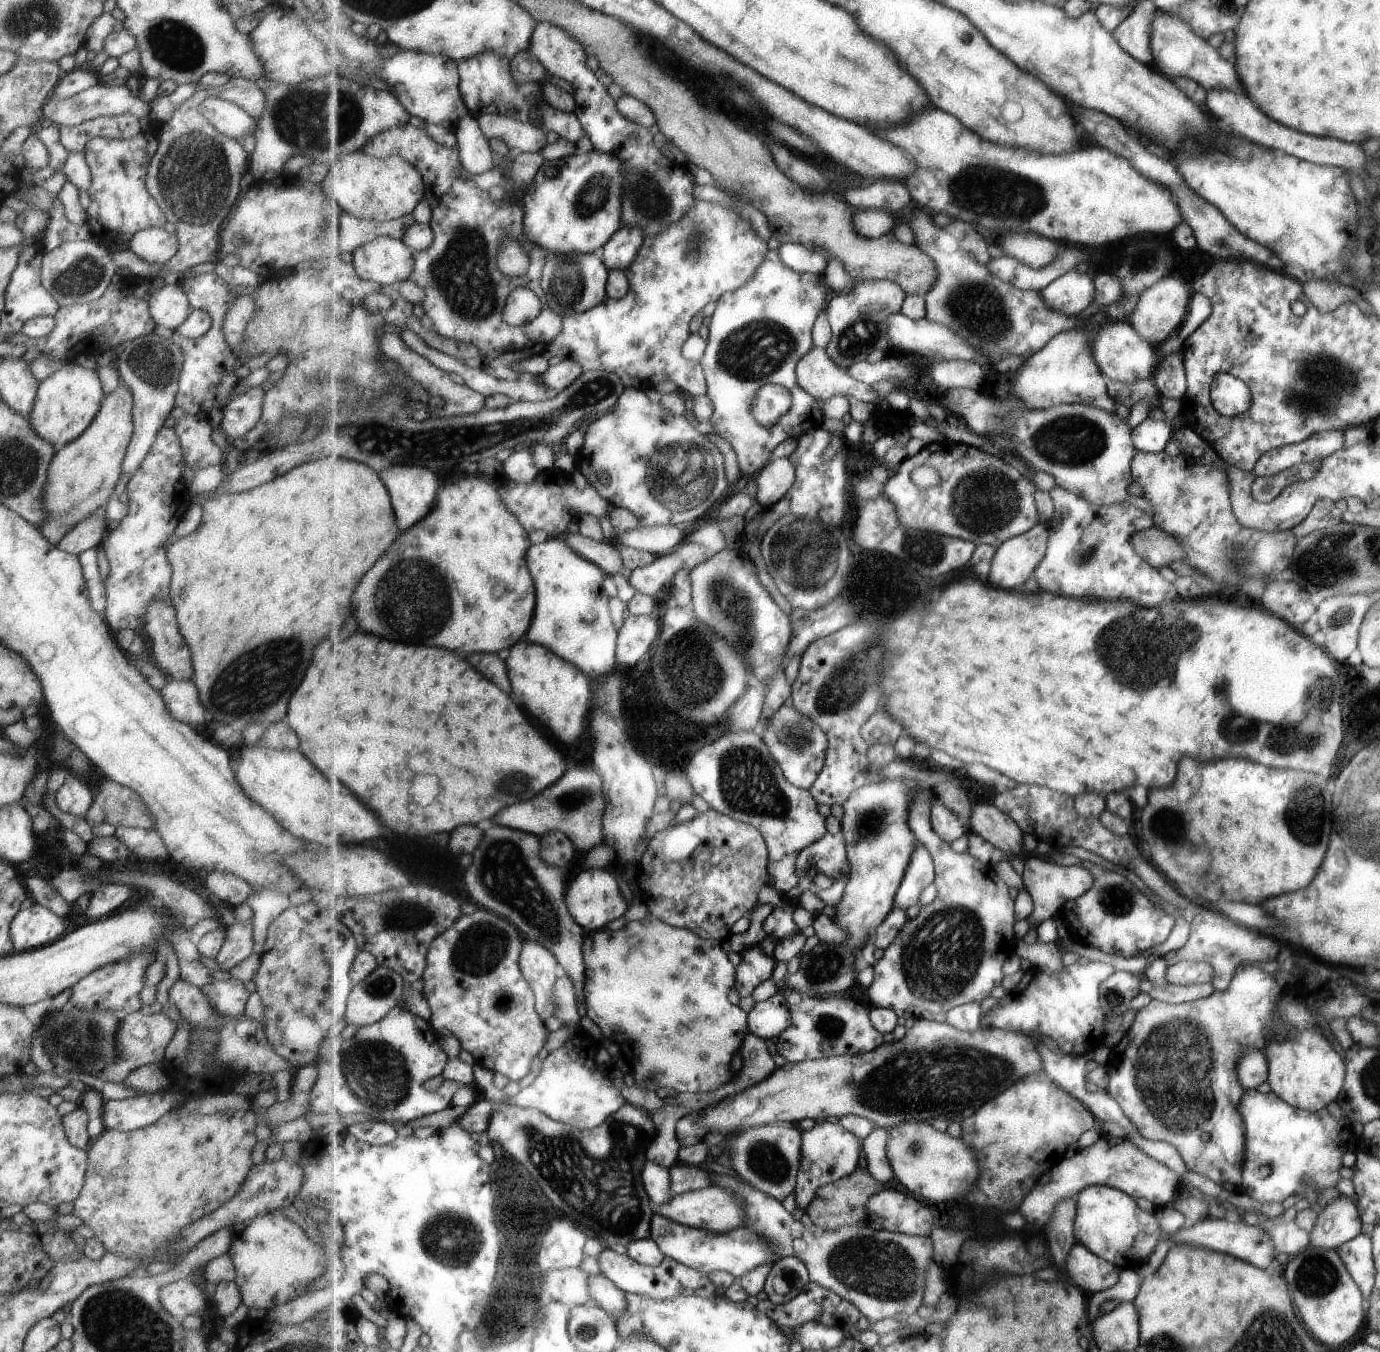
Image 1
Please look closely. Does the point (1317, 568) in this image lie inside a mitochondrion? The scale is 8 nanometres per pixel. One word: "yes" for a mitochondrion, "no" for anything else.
yes

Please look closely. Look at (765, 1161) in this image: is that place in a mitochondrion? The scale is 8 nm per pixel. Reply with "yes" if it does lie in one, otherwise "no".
yes

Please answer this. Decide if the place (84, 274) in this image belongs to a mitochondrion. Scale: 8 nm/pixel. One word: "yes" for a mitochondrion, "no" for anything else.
yes

